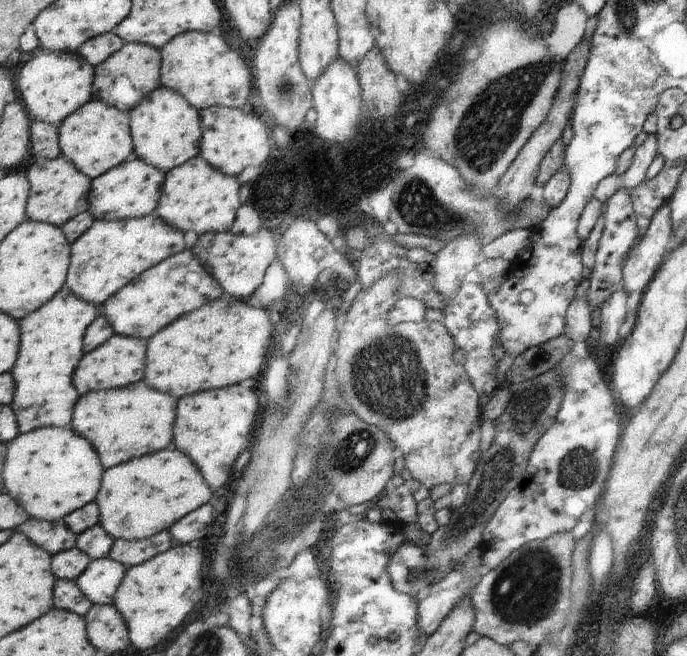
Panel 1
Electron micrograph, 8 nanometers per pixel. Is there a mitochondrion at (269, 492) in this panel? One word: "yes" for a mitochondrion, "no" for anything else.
yes

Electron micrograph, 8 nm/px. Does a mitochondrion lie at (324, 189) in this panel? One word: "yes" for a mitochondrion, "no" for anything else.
no

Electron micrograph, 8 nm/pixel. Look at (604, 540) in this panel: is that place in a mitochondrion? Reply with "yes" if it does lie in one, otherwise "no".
no

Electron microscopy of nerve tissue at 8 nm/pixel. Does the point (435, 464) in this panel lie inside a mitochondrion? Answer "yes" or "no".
no

